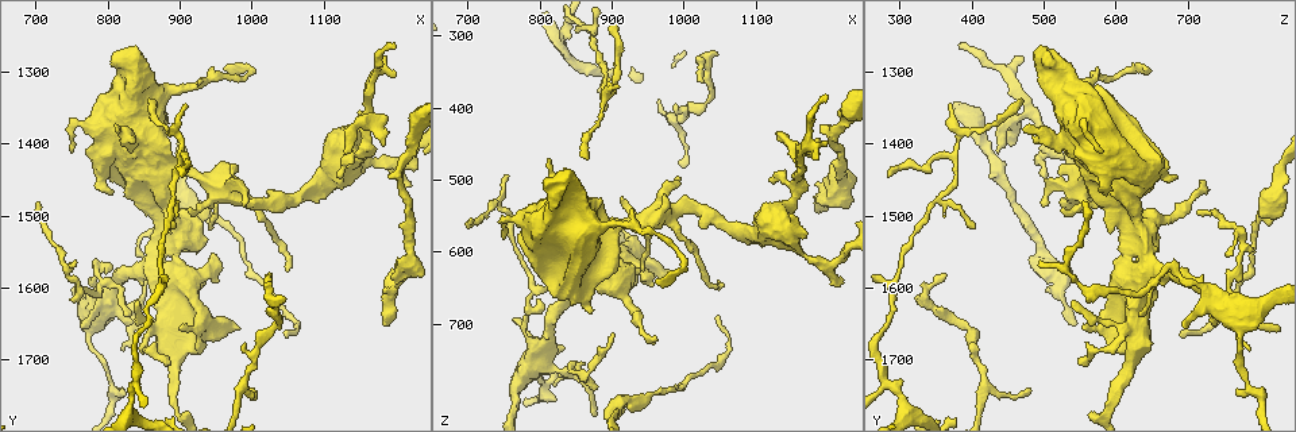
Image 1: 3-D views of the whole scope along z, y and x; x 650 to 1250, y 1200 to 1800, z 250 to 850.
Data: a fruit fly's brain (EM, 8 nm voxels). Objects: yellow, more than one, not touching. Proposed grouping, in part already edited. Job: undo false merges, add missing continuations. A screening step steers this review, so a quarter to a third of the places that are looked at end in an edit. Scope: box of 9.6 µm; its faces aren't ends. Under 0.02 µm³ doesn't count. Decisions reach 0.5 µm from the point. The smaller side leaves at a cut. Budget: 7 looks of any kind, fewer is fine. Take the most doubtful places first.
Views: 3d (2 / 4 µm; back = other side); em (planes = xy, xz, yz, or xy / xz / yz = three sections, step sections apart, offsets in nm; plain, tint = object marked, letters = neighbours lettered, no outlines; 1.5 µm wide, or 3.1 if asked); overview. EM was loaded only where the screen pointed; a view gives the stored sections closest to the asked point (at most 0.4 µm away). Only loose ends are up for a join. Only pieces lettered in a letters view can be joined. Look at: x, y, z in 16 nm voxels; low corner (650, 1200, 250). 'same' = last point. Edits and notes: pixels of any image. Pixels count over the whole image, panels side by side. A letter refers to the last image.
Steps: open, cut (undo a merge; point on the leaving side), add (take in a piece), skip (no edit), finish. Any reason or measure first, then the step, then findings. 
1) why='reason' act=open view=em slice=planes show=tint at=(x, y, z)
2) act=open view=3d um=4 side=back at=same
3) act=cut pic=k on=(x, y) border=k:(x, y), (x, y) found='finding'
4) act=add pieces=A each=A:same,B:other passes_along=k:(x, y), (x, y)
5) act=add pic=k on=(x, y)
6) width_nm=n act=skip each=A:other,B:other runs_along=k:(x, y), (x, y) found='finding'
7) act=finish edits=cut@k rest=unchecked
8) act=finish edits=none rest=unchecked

why='branch stops here' act=open view=em slice=planes show=plain at=(1025, 1580, 365)

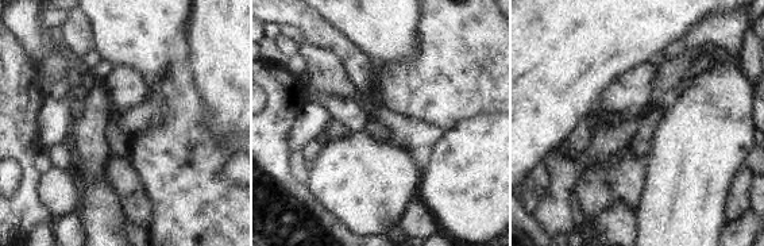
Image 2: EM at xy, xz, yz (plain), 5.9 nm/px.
act=open view=em slice=planes show=letters at=same

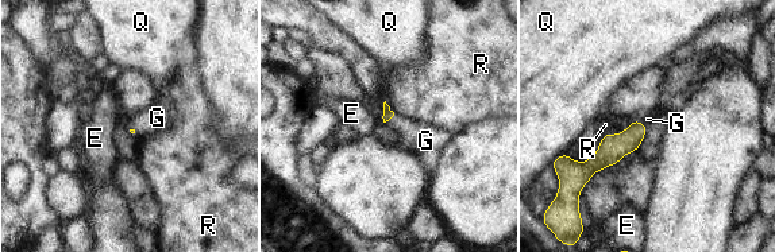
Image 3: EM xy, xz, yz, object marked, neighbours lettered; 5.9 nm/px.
act=add pieces=G each=E:other,G:same,Q:other,R:other passes_along=3:(612, 148), (642, 123), (647, 119) found='the neuron continues'

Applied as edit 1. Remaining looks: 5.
why='thick turns thin' act=open view=em slice=planes show=tint at=(1195, 1590, 520)

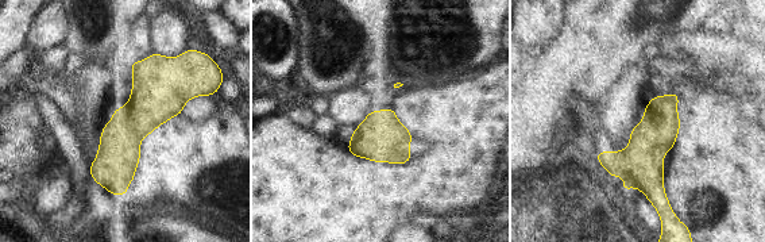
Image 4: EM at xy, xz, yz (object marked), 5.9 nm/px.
why='what lies round it' act=open view=em slice=planes show=letters at=same

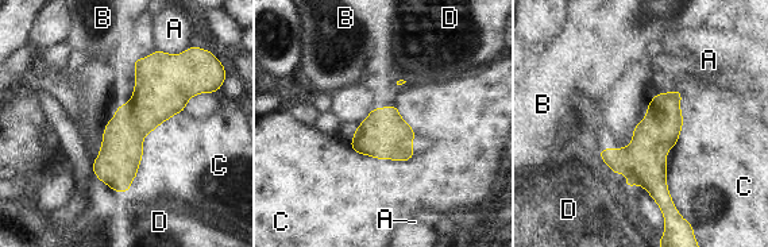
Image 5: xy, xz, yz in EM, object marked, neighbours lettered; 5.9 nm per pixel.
act=skip each=A:other,B:other,C:other,D:other border=5:(676, 88), (676, 207) found='all the same neuron'

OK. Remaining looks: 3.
why='free end' act=open view=3d um=4 at=(850, 1560, 750)

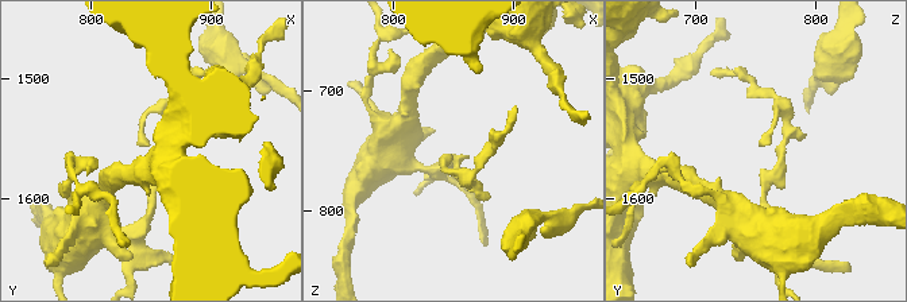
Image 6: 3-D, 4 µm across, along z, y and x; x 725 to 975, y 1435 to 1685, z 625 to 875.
why='shape alone is not enough' act=open view=em slice=xz step=4 show=letters at=(850, 1554, 752)

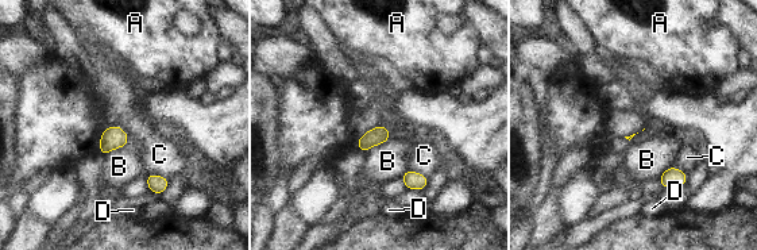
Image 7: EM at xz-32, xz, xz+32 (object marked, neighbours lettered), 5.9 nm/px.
why='another direction' act=open view=em slice=planes show=letters at=same

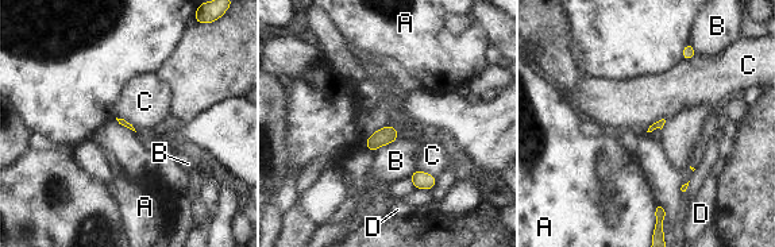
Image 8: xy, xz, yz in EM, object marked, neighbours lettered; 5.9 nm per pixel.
act=skip each=A:other,B:other,C:other,D:other border=8:(415, 169), (428, 172), (435, 177) found='no lettered piece goes on from it'

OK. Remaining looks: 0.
act=finish edits=add@3 rest=unchecked

